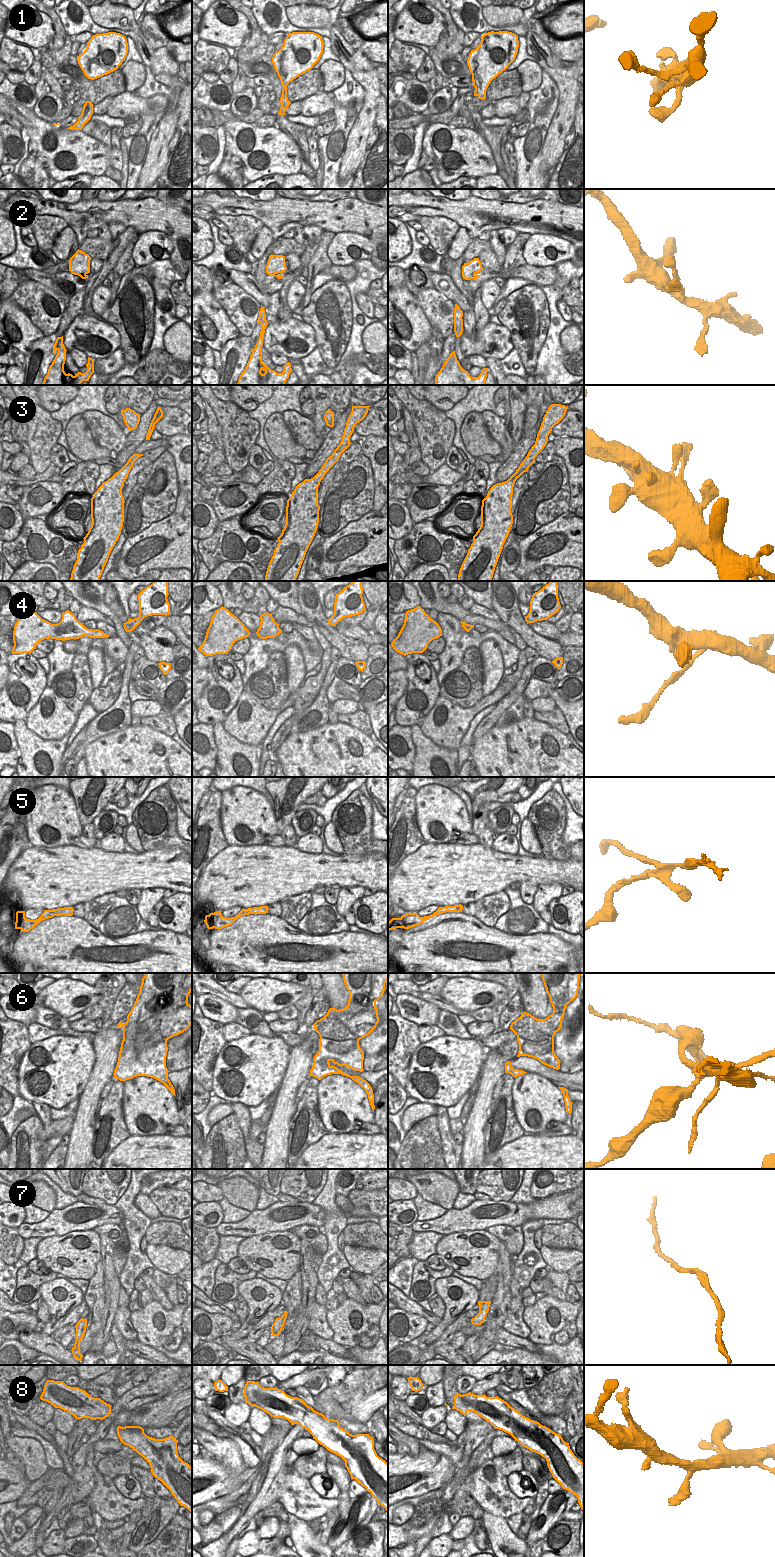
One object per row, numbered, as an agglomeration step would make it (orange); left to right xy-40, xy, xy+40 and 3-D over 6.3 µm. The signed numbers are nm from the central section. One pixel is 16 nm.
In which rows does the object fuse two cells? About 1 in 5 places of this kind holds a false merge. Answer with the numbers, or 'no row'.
5, 6

